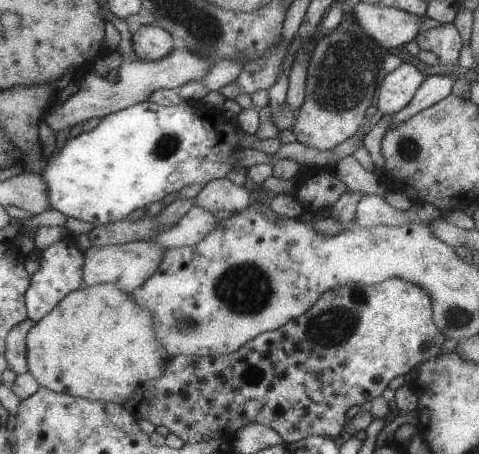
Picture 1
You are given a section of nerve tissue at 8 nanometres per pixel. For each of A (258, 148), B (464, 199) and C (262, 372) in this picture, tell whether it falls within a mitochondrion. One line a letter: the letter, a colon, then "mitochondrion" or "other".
A: other
B: other
C: other

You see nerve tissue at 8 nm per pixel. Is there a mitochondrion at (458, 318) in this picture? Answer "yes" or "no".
yes

